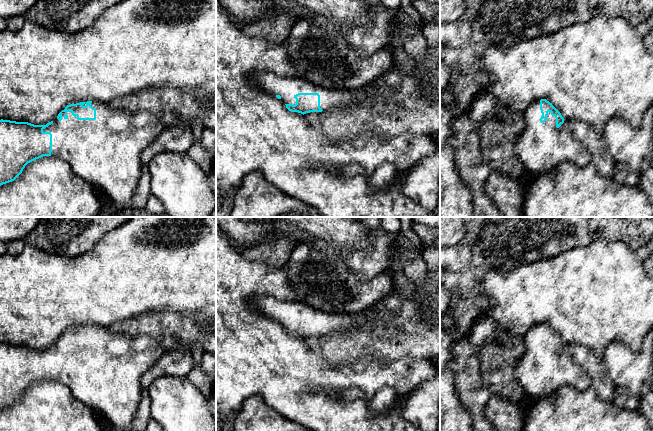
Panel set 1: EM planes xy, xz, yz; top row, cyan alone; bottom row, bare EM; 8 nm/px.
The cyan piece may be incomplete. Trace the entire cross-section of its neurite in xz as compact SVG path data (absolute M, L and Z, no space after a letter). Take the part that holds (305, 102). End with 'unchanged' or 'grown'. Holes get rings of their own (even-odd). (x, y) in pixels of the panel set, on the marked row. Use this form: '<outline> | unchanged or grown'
M254 72L250 80L268 93L281 99L291 112L306 114L332 108L346 108L358 100L372 104L373 95L361 97L361 89L331 90L303 78L287 78L270 72Z | grown

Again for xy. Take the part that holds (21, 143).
M87 101L70 104L54 121L46 125L0 120L0 186L14 181L25 166L43 156L54 156L66 161L73 172L93 185L106 200L116 206L132 207L133 195L141 176L141 154L168 126L156 115L147 112L129 112L111 109L105 103Z | grown

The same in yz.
M546 99L532 102L524 112L524 120L524 131L516 140L515 152L525 170L539 175L565 162L580 168L591 162L590 151L566 128L561 113Z | grown

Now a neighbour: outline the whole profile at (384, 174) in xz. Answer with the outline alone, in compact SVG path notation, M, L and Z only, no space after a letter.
M383 163L378 166L375 171L369 175L365 169L359 164L350 164L340 168L340 175L345 177L354 177L363 175L367 178L368 184L374 189L380 189L388 186L394 181L396 176L396 167L392 163Z

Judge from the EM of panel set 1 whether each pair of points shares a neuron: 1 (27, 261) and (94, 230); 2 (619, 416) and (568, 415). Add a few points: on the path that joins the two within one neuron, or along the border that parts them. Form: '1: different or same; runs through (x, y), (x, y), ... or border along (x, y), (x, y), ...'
1: different; border along (25, 244), (70, 257)
2: same; runs through (606, 416), (581, 416)

